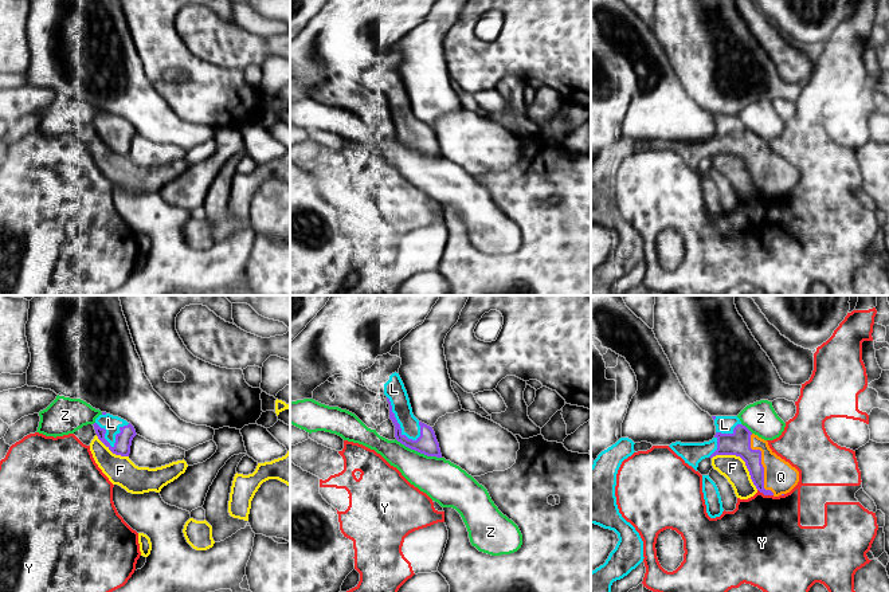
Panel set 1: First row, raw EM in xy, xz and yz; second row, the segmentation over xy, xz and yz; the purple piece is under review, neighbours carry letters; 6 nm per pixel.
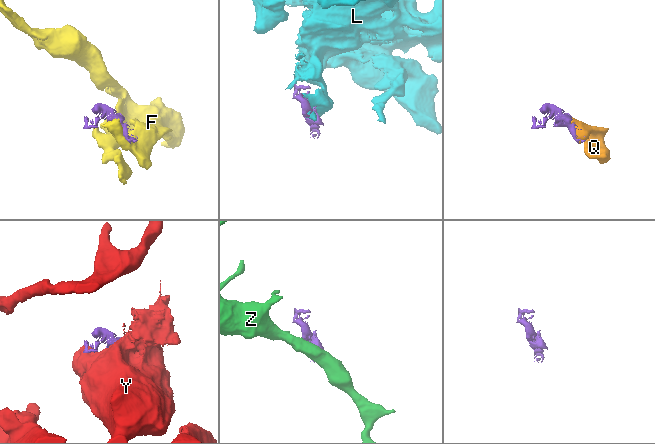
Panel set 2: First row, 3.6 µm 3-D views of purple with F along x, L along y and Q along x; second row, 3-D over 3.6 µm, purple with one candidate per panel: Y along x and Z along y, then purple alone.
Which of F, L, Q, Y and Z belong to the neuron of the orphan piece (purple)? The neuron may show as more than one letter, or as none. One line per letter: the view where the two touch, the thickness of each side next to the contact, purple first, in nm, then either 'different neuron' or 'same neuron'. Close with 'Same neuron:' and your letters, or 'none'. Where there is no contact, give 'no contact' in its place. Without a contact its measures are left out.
F: meets purple in yz; 140 nm thick on the purple side, 150 nm on the other; different neuron
L: meets purple in xz; 120 nm thick on the purple side, 120 nm on the other; same neuron
Q: meets purple in yz; 140 nm thick on the purple side, 190 nm on the other; same neuron
Y: meets purple in yz; 110 nm thick on the purple side, 480 nm on the other; different neuron
Z: meets purple in xz; 120 nm thick on the purple side, 260 nm on the other; different neuron
Same neuron: L, Q

